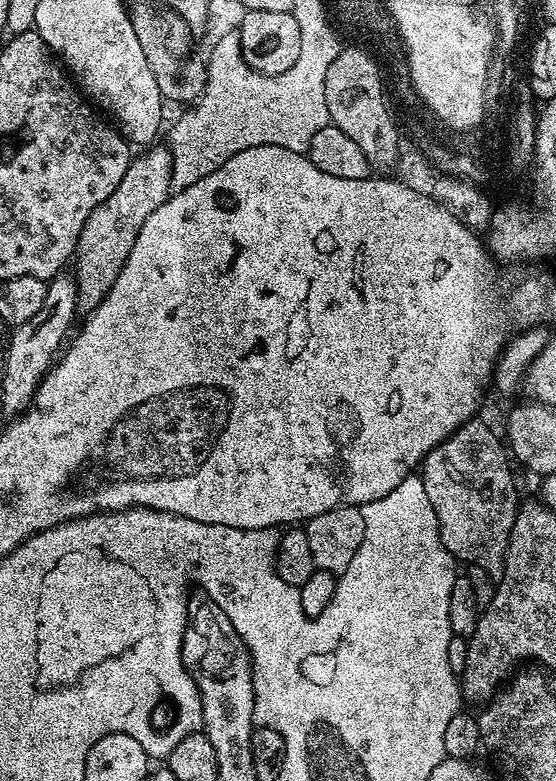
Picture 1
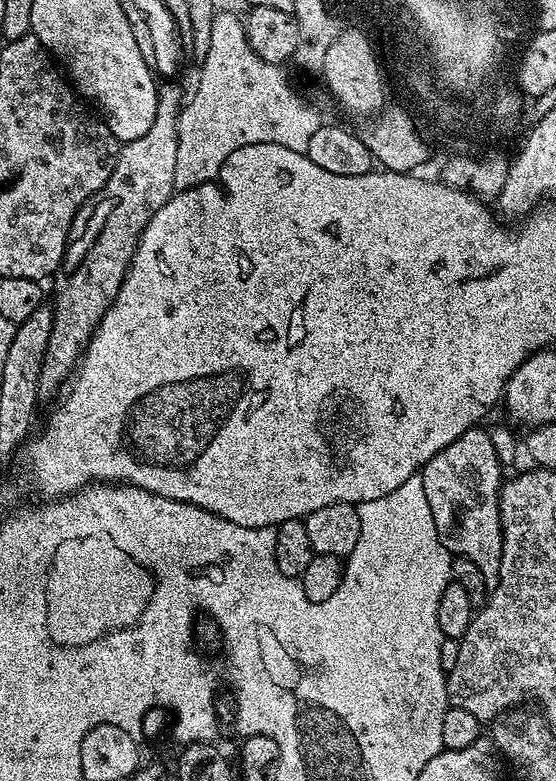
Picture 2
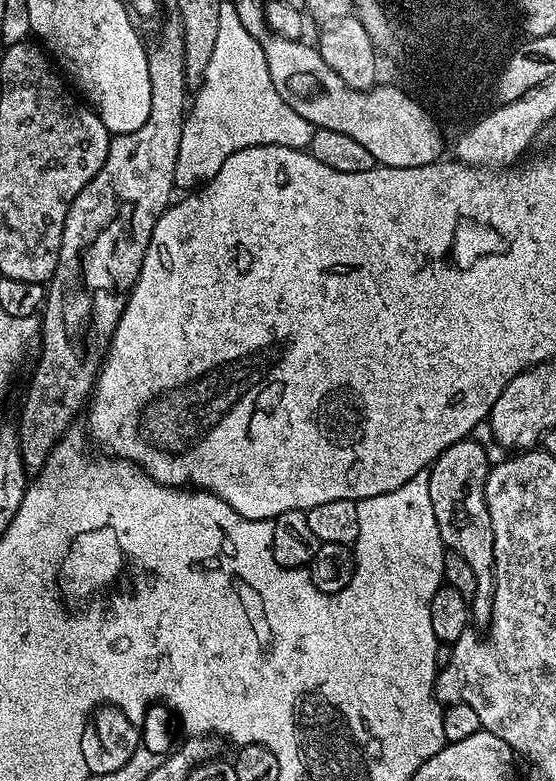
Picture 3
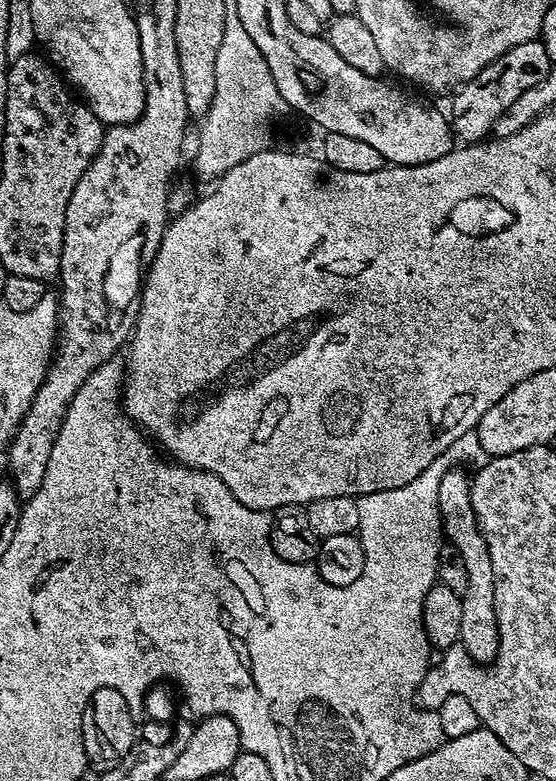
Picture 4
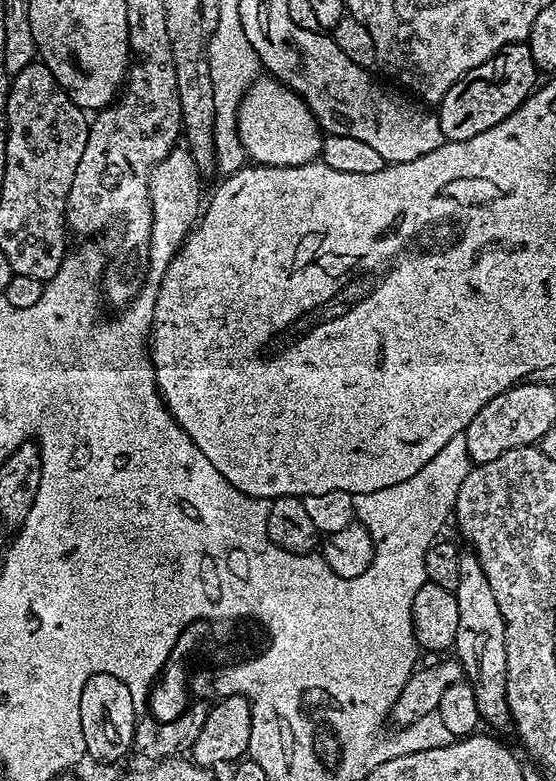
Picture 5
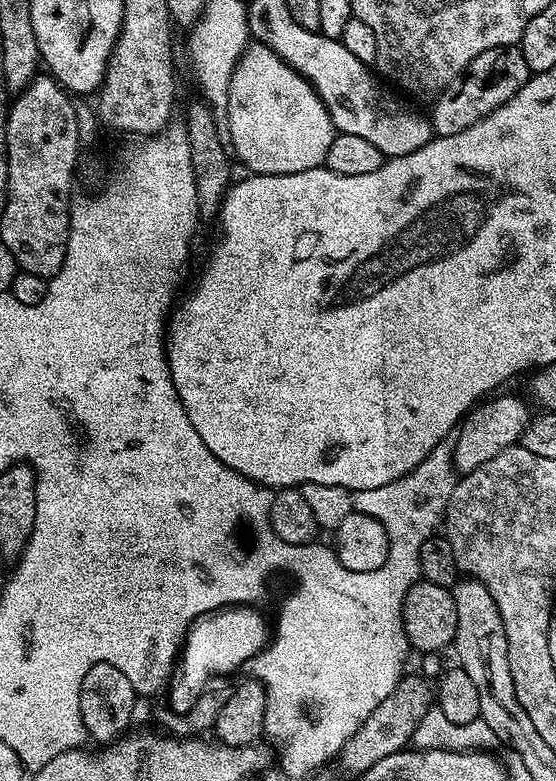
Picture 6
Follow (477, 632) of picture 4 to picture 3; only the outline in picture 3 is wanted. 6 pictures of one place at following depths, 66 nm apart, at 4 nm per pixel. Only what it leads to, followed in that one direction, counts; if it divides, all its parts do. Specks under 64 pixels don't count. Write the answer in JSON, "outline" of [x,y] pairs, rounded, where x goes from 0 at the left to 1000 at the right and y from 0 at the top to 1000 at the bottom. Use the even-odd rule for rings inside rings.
{"outline":[[[836,561],[817,566],[786,589],[779,589],[768,601],[773,622],[773,648],[781,648],[781,668],[788,668],[791,688],[804,706],[831,709],[838,720],[845,720],[845,730],[853,730],[856,754],[845,764],[845,789],[865,802],[885,793],[885,762],[892,749],[892,726],[888,725],[888,679],[881,673],[881,653],[874,653],[874,612],[881,598],[878,579],[856,565],[856,561]]]}

